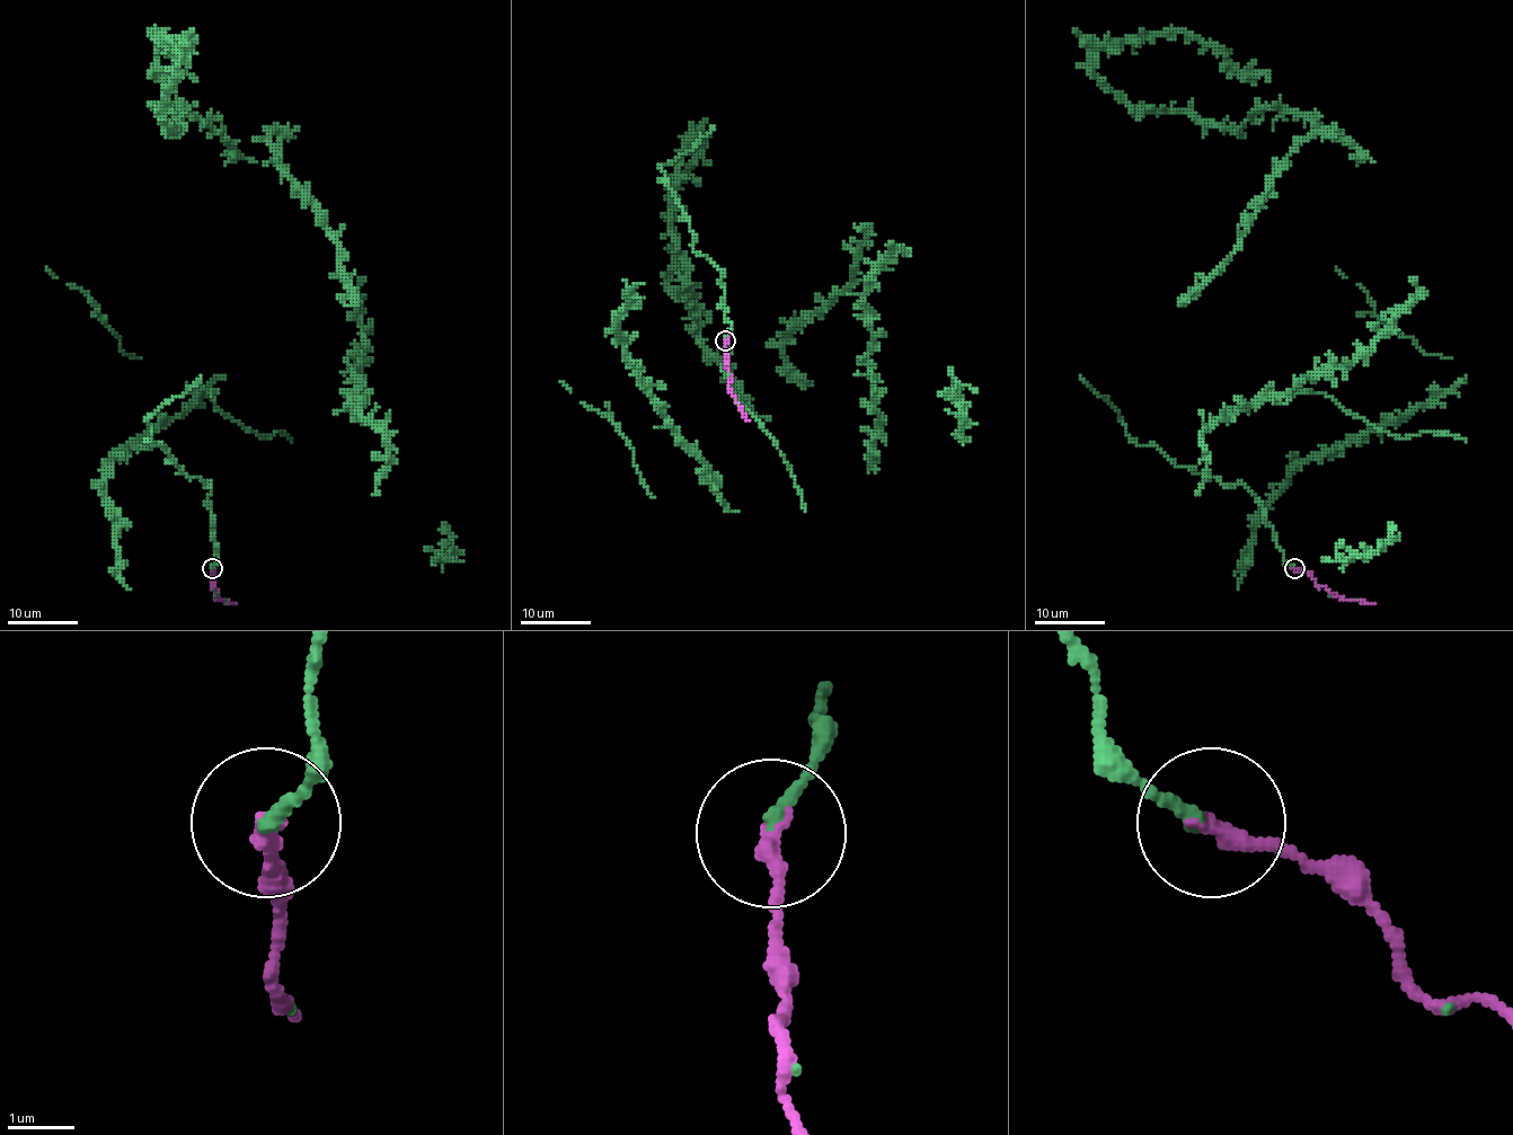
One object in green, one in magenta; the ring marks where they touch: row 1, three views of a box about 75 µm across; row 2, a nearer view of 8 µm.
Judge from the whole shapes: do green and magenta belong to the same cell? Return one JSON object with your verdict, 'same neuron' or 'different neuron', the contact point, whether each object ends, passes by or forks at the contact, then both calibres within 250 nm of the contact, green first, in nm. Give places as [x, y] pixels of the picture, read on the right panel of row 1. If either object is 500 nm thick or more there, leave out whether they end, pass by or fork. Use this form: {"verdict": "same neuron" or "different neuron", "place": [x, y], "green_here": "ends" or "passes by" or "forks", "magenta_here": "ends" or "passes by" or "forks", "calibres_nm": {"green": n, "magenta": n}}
{"verdict": "same neuron", "place": [1294, 568], "green_here": "ends", "magenta_here": "ends", "calibres_nm": {"green": 200, "magenta": 260}}

